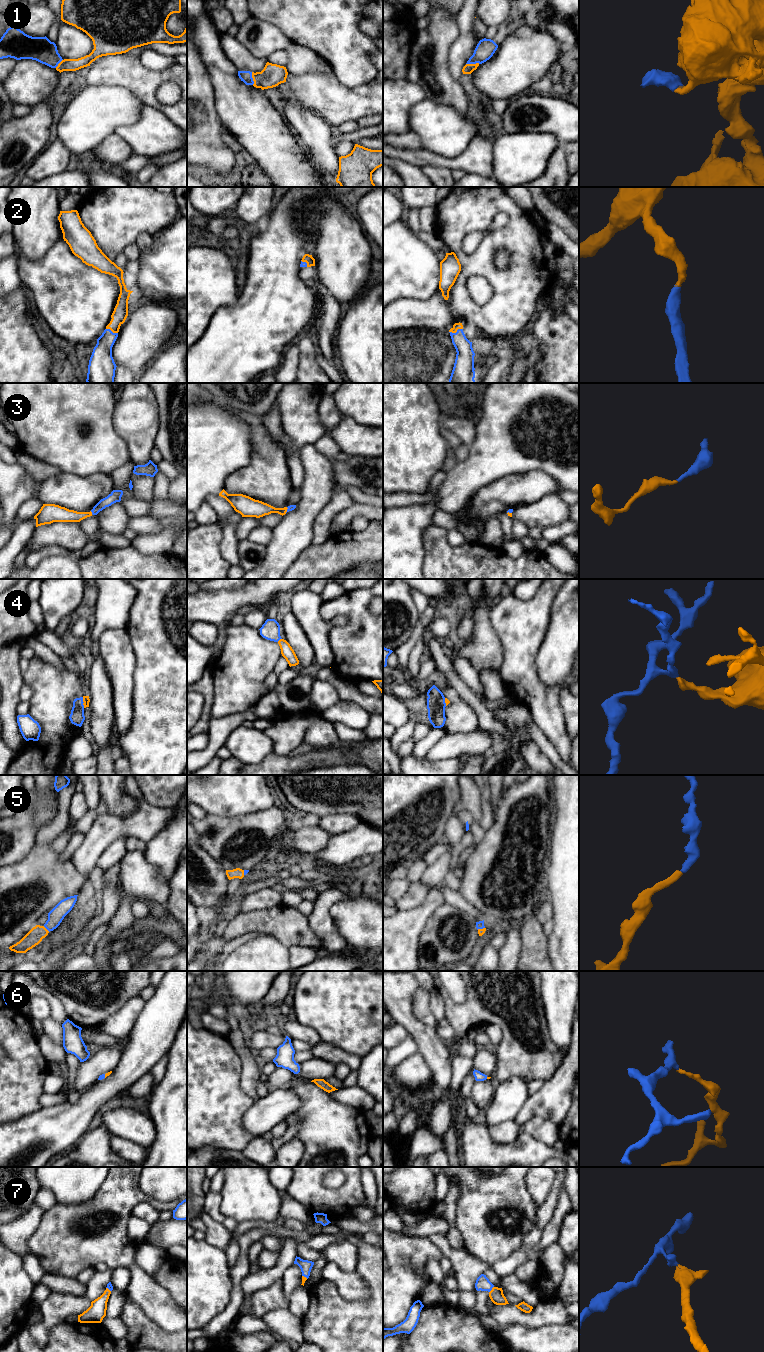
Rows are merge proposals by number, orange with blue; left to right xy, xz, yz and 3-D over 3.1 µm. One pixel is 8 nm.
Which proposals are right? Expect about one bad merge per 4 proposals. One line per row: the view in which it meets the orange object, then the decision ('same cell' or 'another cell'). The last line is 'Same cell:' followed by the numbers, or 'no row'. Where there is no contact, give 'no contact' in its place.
1: meets orange in yz; same cell
2: meets orange in yz; same cell
3: meets orange in xy; same cell
4: meets orange in xy; same cell
5: meets orange in xy; same cell
6: meets orange in xy; same cell
7: meets orange in yz; same cell
Same cell: 1, 2, 3, 4, 5, 6, 7

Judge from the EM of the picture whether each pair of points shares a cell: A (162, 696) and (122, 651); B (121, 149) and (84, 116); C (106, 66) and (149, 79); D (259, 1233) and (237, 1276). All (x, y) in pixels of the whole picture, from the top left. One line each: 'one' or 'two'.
A: two
B: two
C: one
D: one

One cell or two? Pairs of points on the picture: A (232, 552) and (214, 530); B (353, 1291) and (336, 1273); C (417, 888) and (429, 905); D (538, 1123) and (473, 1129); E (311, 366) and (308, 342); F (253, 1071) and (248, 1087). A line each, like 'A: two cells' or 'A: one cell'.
A: two cells
B: one cell
C: two cells
D: two cells
E: one cell
F: one cell

